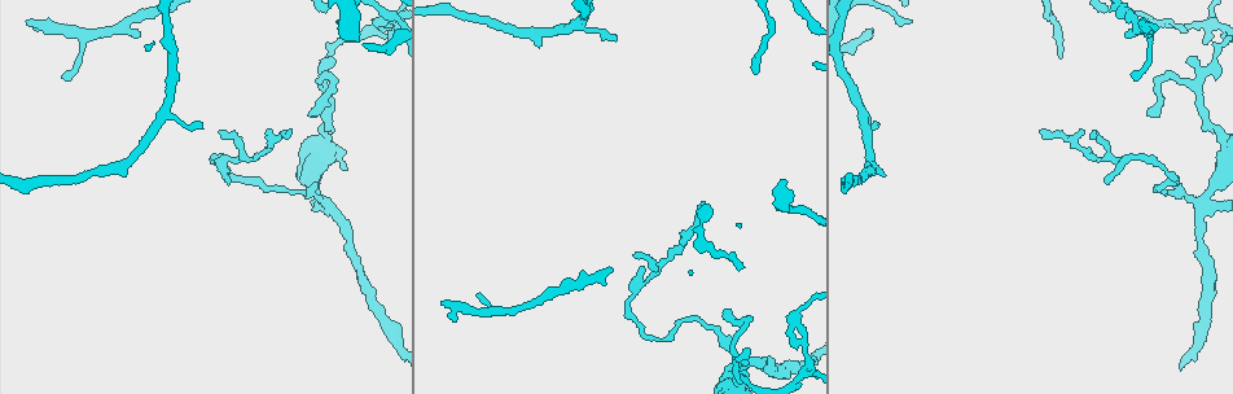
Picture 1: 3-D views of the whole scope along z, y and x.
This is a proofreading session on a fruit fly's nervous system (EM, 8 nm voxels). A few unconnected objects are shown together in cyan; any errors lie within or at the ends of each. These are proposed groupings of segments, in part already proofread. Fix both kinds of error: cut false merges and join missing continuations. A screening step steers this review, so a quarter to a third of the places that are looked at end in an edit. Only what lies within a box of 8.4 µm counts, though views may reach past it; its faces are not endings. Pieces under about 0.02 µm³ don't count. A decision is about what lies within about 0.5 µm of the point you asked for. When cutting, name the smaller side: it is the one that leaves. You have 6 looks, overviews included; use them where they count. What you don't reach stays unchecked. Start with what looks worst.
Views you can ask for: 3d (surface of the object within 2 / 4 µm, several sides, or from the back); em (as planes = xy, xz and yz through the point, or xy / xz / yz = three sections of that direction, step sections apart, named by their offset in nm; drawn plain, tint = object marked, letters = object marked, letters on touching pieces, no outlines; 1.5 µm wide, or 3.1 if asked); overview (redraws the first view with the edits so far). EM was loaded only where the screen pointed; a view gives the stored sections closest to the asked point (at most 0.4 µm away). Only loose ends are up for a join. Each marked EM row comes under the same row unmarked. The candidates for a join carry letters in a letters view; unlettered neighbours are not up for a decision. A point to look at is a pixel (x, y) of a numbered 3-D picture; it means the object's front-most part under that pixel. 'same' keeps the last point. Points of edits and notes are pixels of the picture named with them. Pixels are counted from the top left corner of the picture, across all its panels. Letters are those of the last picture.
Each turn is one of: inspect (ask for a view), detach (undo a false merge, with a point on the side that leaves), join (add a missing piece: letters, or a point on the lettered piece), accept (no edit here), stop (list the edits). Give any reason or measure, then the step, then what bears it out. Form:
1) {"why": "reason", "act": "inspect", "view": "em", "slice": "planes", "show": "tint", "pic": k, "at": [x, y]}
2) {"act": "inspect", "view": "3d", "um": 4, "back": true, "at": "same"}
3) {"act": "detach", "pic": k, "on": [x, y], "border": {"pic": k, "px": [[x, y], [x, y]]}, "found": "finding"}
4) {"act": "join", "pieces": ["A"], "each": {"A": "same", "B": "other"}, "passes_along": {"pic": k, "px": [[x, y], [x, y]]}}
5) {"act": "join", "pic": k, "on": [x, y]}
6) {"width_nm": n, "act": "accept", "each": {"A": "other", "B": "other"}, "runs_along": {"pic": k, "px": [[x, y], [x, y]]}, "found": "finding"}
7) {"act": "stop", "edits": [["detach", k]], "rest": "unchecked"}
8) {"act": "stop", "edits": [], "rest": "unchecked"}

{"why": "branch stops here", "act": "inspect", "view": "3d", "um": 4, "pic": 1, "at": [442, 303]}

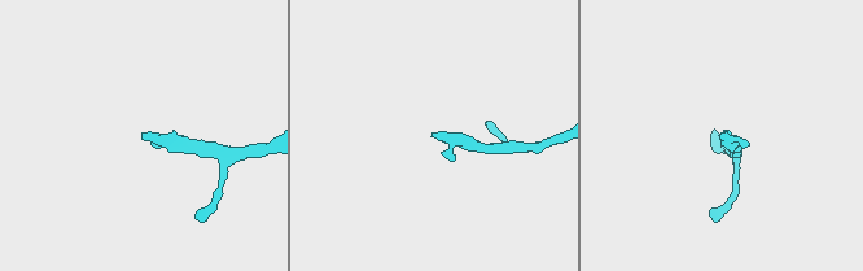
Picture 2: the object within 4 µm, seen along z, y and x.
{"act": "inspect", "view": "em", "slice": "yz", "step": 4, "show": "letters", "pic": 2, "at": [433, 135]}

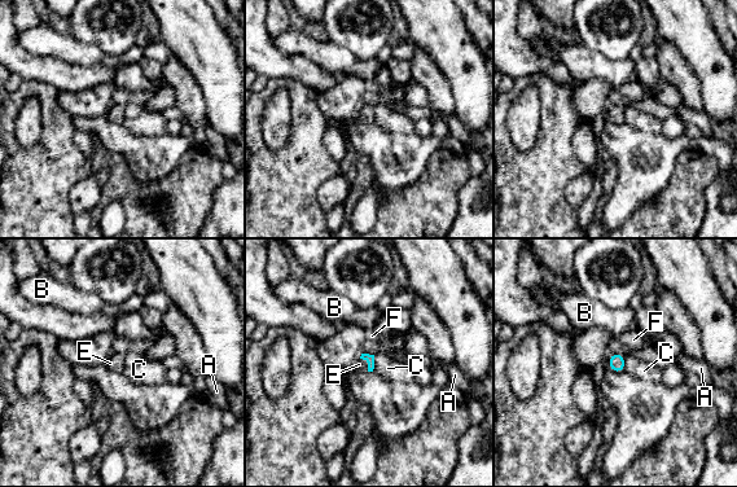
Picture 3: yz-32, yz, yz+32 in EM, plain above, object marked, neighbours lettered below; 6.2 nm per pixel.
{"longest_contact_nm": ["C", 110], "act": "join", "pieces": ["E"], "each": {"A": "other", "B": "other", "C": "other", "E": "same", "F": "other"}, "passes_along": {"pic": 3, "px": [[365, 356], [368, 363], [362, 364]]}, "found": "the neuron continues"}

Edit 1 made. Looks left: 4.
{"act": "inspect", "view": "overview"}

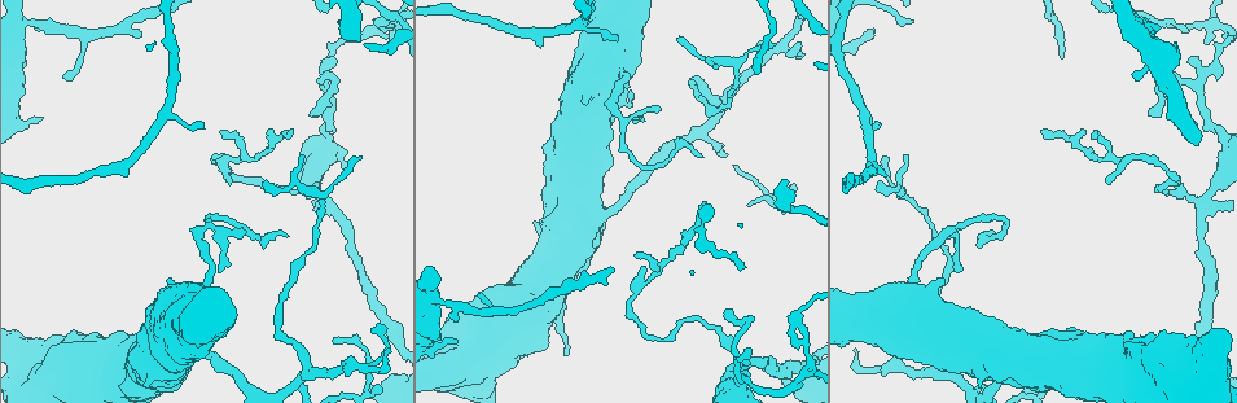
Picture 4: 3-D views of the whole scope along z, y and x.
{"why": "tapers out", "act": "inspect", "view": "em", "slice": "planes", "show": "tint", "pic": 4, "at": [636, 255]}

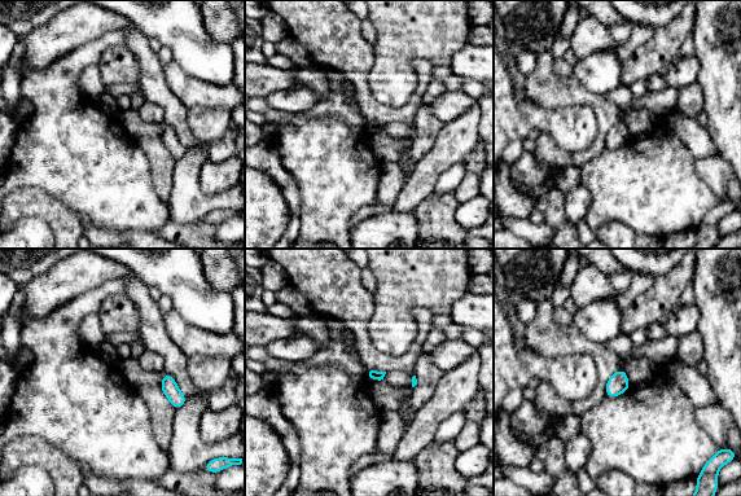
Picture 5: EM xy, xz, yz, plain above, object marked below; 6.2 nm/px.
{"why": "what lies round it", "act": "inspect", "view": "em", "slice": "planes", "show": "letters", "at": "same"}

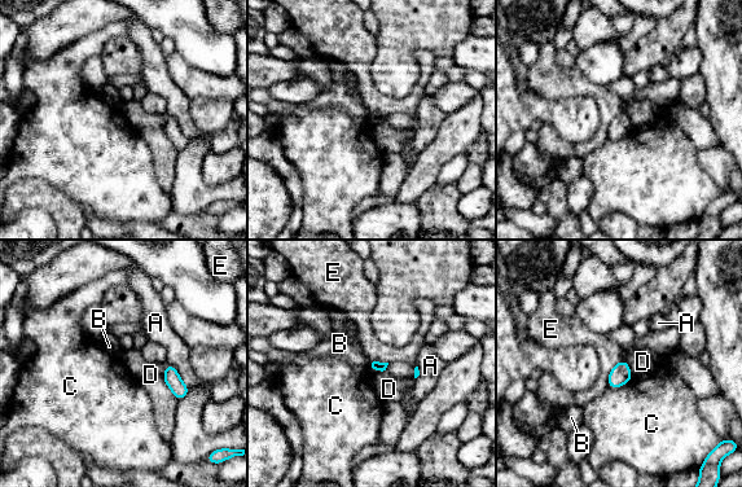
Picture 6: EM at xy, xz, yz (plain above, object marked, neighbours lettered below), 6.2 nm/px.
{"longest_contact_nm": ["D", 260], "act": "accept", "each": {"A": "other", "B": "other", "C": "other", "D": "other", "E": "other"}, "border": {"pic": 6, "px": [[367, 360], [370, 371]]}, "found": "none of them fits"}

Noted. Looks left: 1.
{"why": "tapers out", "act": "inspect", "view": "em", "slice": "planes", "show": "letters", "pic": 4, "at": [618, 35]}

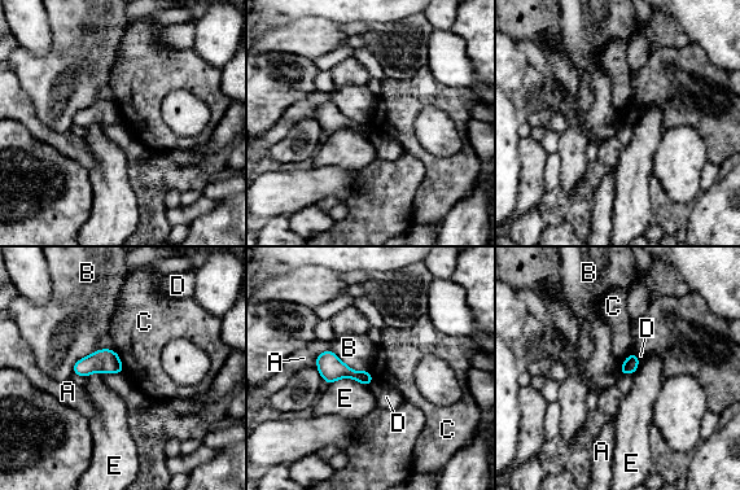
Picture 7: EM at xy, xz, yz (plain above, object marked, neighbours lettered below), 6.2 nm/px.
{"act": "accept", "each": {"A": "other", "B": "other", "C": "other", "D": "other", "E": "other"}, "border": {"pic": 7, "px": [[113, 350], [118, 355], [125, 373]]}, "found": "none of them fits"}

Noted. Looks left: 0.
{"act": "stop", "edits": [["join", 3]], "rest": "unchecked"}

